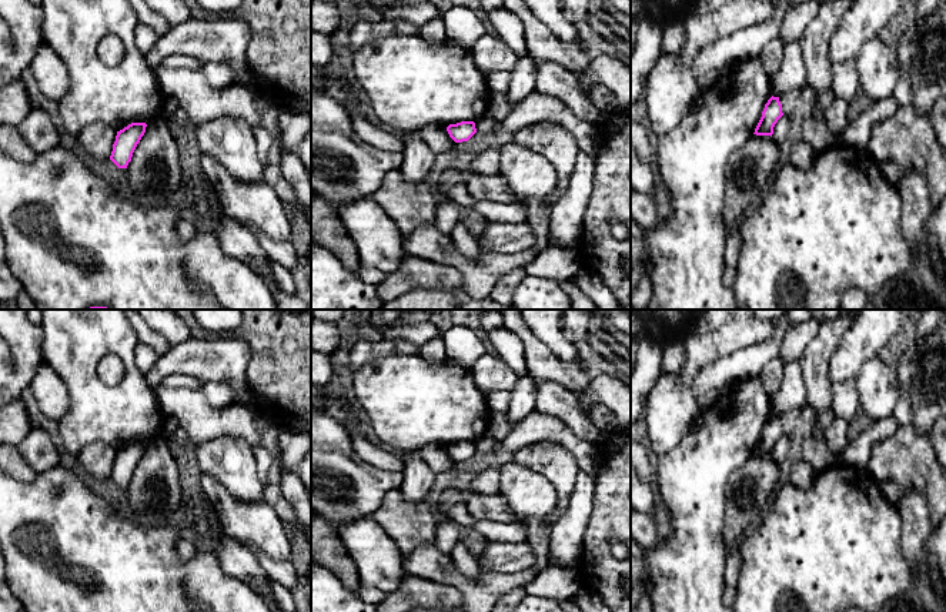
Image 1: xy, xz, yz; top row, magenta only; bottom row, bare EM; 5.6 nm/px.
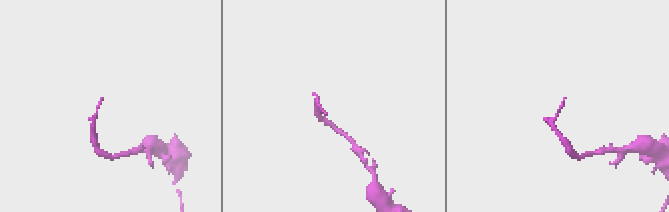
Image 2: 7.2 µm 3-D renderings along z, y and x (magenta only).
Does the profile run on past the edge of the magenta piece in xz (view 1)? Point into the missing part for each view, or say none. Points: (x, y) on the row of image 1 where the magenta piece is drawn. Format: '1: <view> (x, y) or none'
1: none

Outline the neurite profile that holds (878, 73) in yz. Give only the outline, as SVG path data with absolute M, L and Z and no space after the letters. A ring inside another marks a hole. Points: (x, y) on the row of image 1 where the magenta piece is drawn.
M879 37L870 39L863 44L855 61L860 90L872 101L892 97L900 77L892 47Z

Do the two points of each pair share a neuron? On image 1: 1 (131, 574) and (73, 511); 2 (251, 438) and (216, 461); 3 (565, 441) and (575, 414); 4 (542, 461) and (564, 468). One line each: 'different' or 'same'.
1: same
2: different
3: different
4: same

